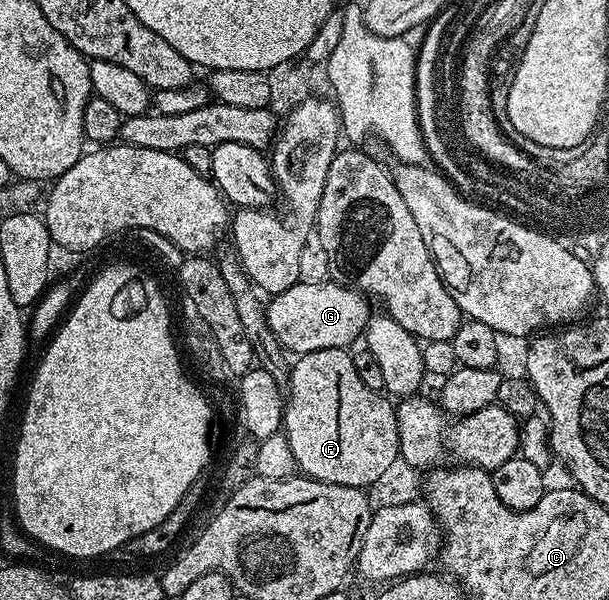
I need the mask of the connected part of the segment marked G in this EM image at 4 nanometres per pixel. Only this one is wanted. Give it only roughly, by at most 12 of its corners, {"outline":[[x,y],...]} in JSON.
{"outline":[[302,280],[268,299],[269,327],[293,356],[364,335],[370,299]]}

